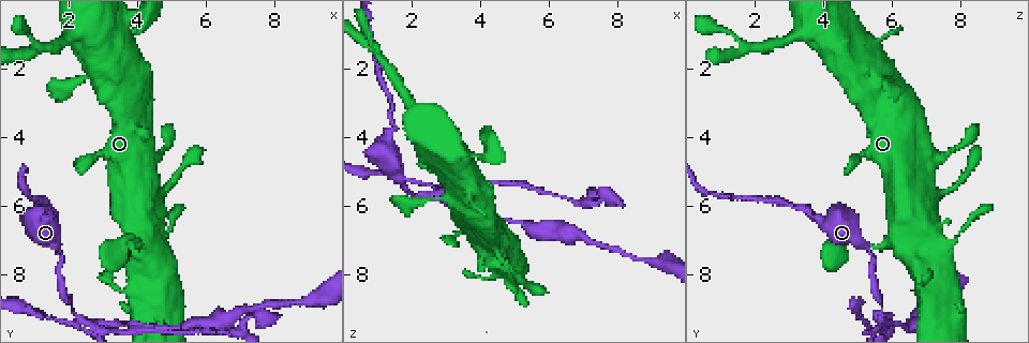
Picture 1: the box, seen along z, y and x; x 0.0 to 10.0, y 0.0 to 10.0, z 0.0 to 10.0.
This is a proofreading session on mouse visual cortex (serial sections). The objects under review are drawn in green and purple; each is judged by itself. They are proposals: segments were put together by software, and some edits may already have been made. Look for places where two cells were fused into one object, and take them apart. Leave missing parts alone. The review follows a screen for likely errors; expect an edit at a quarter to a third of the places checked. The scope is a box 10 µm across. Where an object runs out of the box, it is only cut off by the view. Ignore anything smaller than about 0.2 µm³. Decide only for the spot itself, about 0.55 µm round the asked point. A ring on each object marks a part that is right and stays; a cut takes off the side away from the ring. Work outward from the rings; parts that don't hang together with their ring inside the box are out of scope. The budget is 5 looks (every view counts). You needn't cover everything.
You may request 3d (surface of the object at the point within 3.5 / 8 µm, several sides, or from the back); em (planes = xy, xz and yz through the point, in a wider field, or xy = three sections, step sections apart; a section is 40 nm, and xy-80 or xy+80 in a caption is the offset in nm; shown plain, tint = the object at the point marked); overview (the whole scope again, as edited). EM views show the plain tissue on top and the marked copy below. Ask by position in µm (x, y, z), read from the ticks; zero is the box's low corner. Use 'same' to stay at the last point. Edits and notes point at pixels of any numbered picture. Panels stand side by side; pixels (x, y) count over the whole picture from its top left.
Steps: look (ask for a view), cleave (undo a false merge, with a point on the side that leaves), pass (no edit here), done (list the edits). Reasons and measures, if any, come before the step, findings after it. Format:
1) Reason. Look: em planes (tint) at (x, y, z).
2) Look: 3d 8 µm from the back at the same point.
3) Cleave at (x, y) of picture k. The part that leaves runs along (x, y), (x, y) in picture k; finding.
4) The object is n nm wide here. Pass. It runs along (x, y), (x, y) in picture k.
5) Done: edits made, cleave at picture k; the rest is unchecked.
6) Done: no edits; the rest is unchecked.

Sharp bend. Look: 3d 3.5 µm at (3.30, 2.70, 5.20).

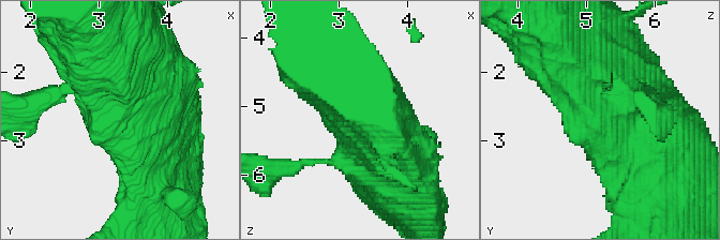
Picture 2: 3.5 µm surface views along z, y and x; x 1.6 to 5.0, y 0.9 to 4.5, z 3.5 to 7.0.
Shape alone is not enough. Look: em planes (tint) at (3.25, 2.65, 5.20).

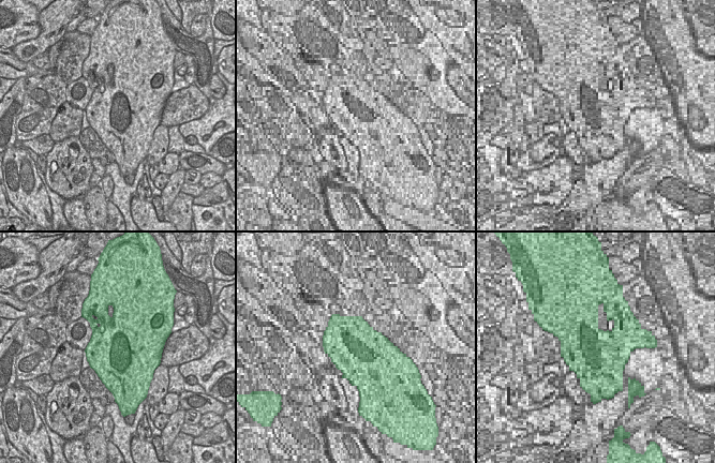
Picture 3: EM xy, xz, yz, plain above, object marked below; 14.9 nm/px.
Pass. It runs along (391, 165), (349, 107), (326, 113) in picture 2; continuous, no second cell.

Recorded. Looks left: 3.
Look: 3d 3.5 µm at (1.50, 6.15, 3.50).

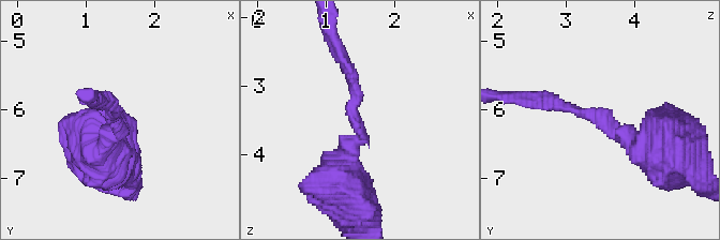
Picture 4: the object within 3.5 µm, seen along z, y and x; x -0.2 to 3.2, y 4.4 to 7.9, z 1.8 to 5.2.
The arms are 150, 500 nm wide. Look: em xy step 2 (tint) at (1.45, 6.15, 3.55).

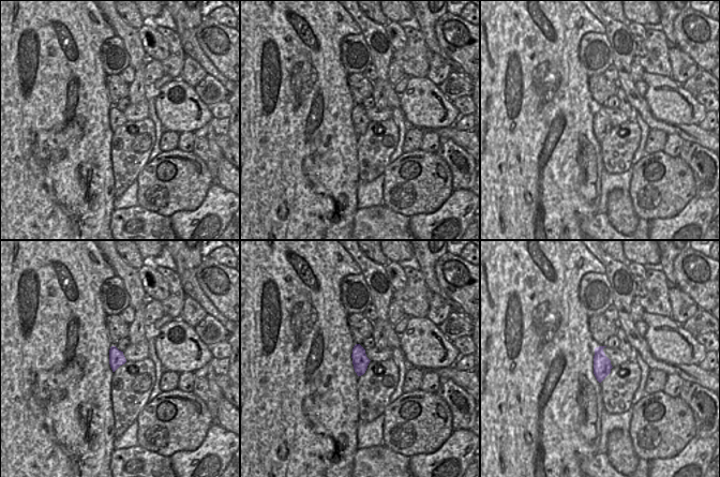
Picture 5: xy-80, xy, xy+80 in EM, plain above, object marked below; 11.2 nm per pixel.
The object is 180 nm wide here. Pass. It runs along (660, 144), (544, 101) in picture 4; one cell here.

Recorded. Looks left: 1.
Done: no edits; the rest is unchecked.

